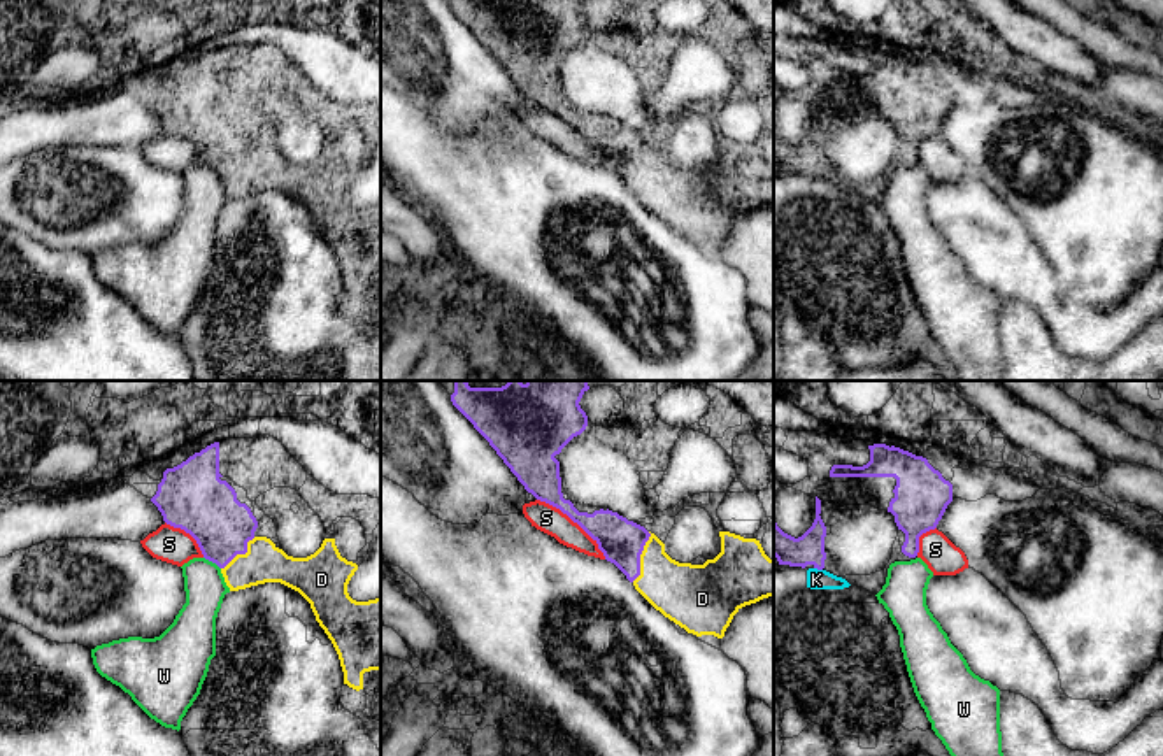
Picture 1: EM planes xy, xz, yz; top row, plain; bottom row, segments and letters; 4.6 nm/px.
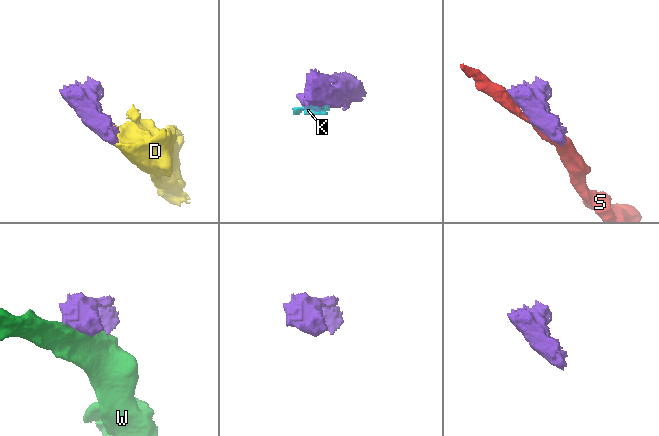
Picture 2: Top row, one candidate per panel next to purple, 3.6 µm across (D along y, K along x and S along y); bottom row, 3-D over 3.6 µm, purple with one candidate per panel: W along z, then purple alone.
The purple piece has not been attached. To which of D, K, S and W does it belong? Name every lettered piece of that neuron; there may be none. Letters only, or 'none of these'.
D

